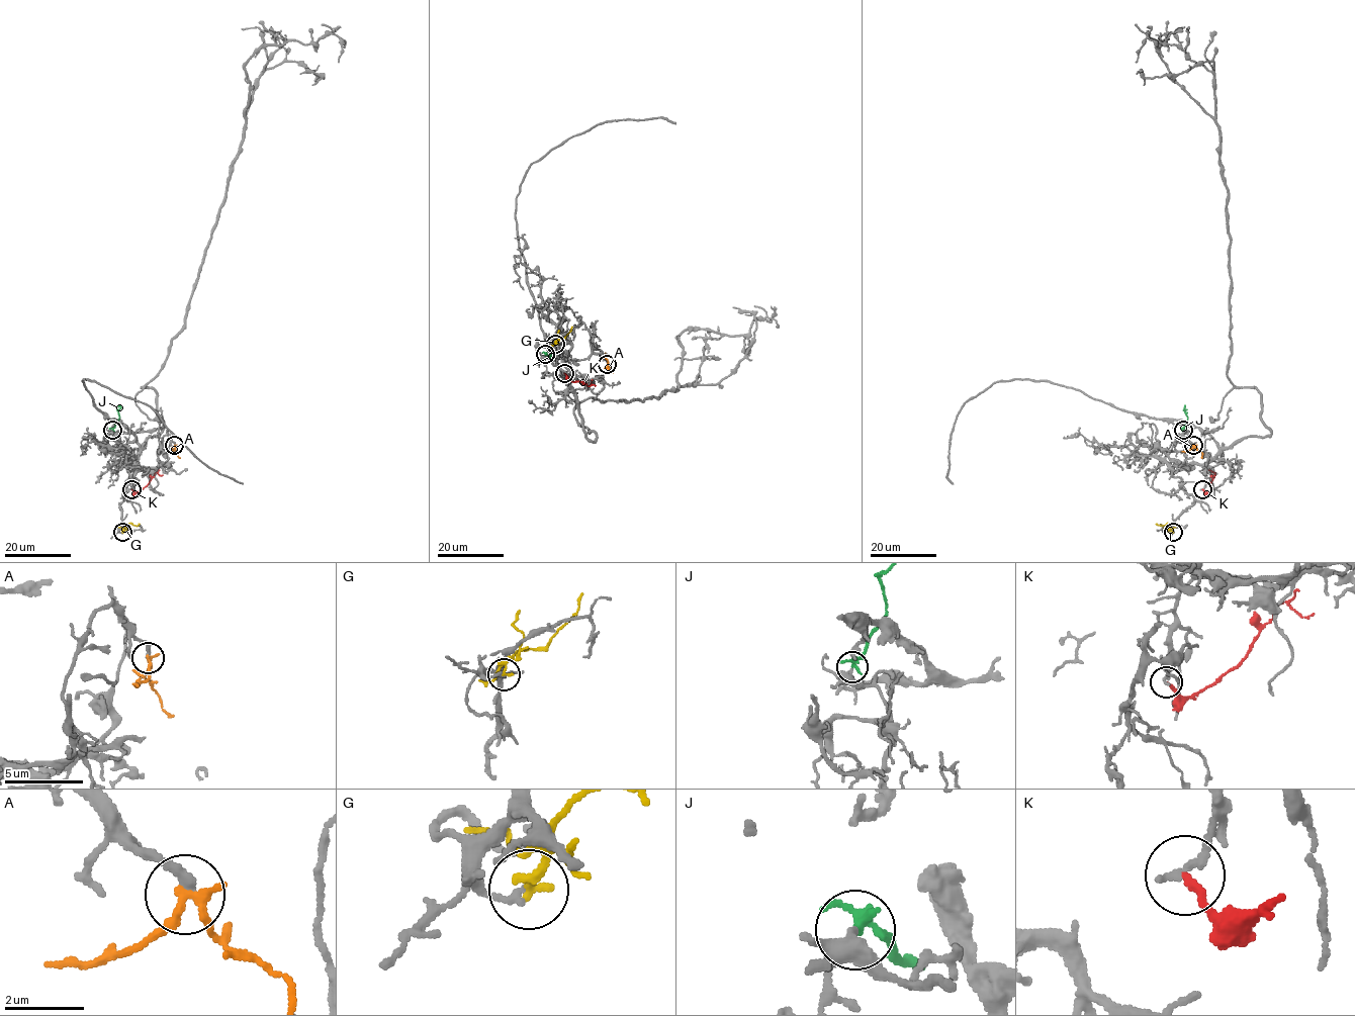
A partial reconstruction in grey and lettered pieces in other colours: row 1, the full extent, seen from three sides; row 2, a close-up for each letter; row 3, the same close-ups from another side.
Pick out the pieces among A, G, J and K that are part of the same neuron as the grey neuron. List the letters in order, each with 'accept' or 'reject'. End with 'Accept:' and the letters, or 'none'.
A: accept
G: reject
J: accept
K: reject
Accept: A, J

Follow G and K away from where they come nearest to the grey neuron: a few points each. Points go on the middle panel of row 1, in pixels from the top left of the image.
G: (555, 344), (572, 327)
K: (564, 373), (574, 382), (589, 386), (592, 379)

